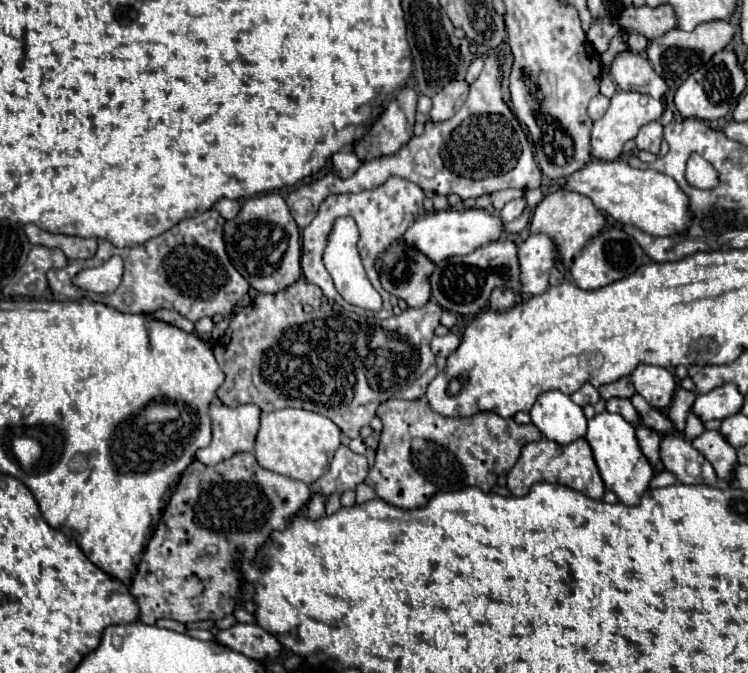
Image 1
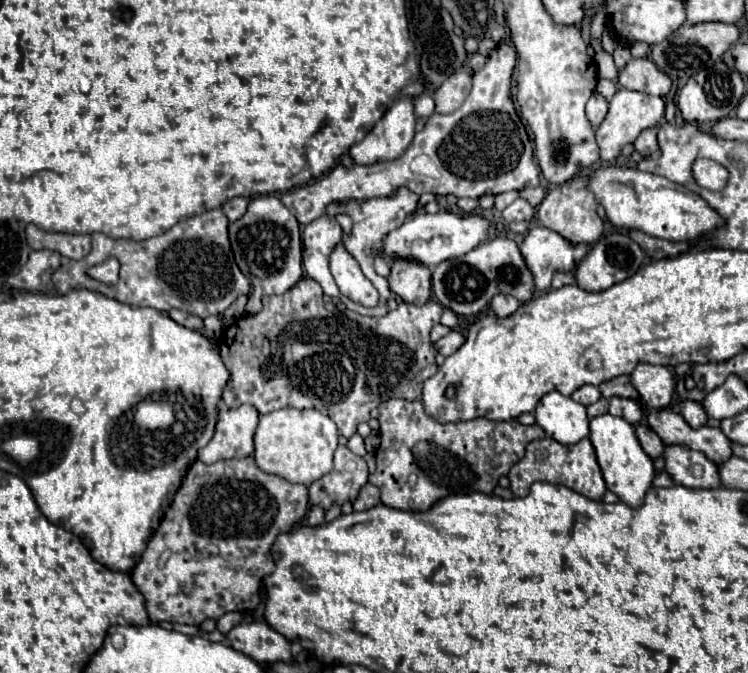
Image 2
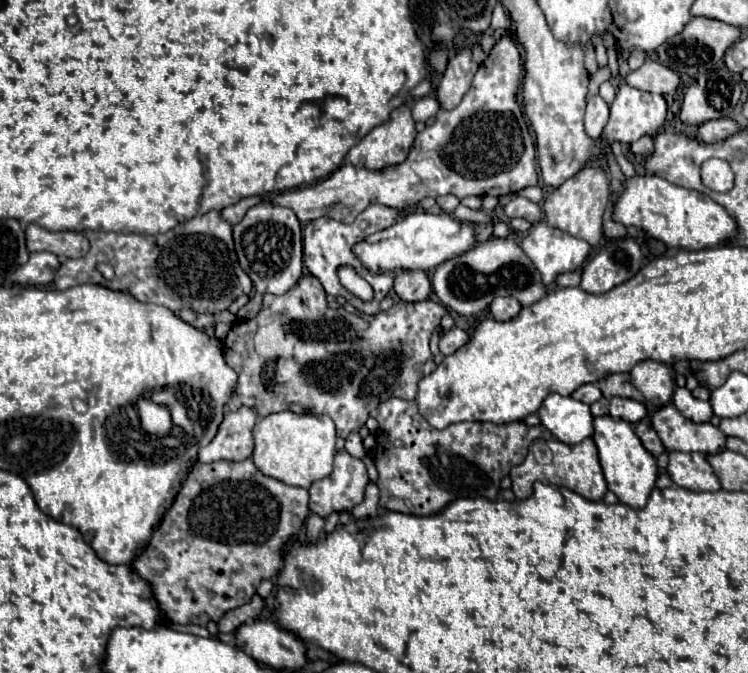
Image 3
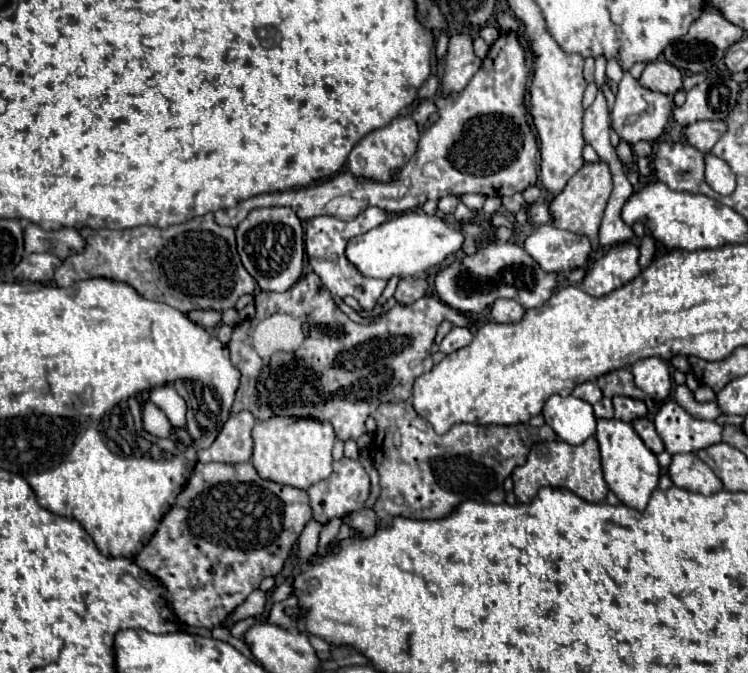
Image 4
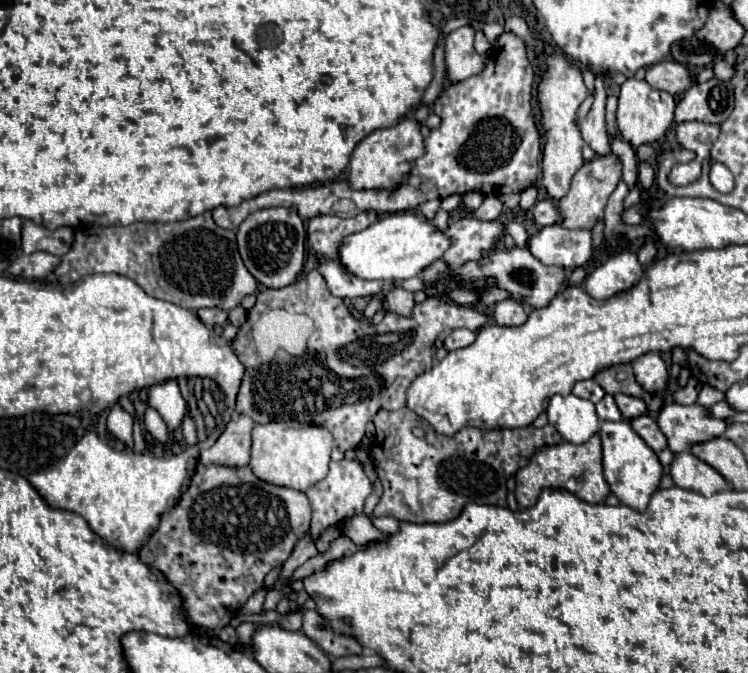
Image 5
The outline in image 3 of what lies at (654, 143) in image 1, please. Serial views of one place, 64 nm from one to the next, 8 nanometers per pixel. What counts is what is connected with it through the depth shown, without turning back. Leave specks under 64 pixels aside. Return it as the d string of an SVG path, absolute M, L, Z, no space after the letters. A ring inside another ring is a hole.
M642 136L640 140L636 140L630 150L636 154L636 156L650 156L654 152L654 138L652 136Z

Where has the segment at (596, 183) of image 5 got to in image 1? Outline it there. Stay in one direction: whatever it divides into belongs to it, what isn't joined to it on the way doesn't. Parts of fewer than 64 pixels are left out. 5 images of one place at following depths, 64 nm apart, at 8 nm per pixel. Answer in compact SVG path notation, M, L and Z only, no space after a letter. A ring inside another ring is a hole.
M554 190L546 194L542 202L536 206L534 216L530 220L532 234L546 234L558 244L558 252L562 256L560 262L556 262L558 266L568 266L574 260L574 256L586 246L586 242L592 240L592 236L596 236L602 230L602 226L604 226L604 216L598 212L592 200L580 194L568 194L564 190Z

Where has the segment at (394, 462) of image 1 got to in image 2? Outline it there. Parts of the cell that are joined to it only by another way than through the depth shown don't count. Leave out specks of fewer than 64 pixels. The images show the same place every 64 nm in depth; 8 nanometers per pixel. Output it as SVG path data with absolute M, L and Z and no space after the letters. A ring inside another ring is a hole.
M392 398L380 404L378 420L380 420L382 442L376 452L376 472L368 476L368 482L380 490L382 504L410 512L424 512L440 498L446 498L450 494L470 494L470 492L492 494L500 476L506 476L512 464L516 464L524 456L526 446L532 440L540 440L546 436L546 432L538 424L524 426L518 420L494 422L488 418L474 418L466 422L442 424L424 412L420 400L408 402L400 398Z

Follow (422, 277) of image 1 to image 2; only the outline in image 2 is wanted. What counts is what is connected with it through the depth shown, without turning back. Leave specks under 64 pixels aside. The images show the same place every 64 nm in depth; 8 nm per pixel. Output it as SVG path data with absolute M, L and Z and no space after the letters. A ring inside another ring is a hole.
M394 258L390 260L390 274L386 276L390 290L408 304L424 304L430 298L430 268L416 260Z

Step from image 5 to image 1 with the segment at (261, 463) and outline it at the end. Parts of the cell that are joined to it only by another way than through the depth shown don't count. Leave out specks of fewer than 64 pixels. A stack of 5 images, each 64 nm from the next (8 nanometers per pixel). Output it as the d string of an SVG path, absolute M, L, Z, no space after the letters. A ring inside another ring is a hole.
M284 408L268 414L264 412L260 432L256 436L254 454L258 464L266 470L300 480L304 484L312 484L320 476L324 476L324 472L328 472L332 456L340 446L340 436L340 428L332 420L316 412L296 408Z

